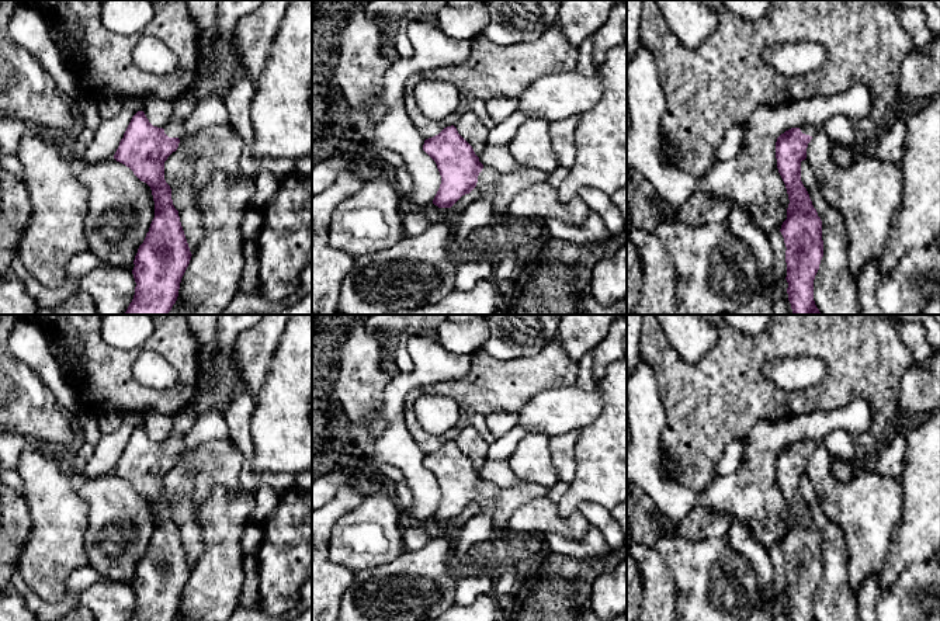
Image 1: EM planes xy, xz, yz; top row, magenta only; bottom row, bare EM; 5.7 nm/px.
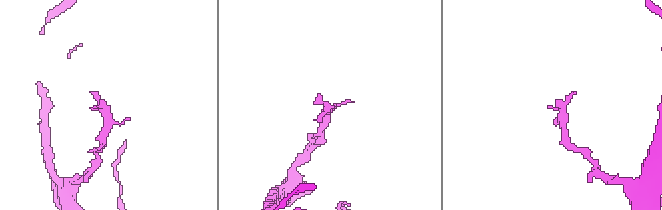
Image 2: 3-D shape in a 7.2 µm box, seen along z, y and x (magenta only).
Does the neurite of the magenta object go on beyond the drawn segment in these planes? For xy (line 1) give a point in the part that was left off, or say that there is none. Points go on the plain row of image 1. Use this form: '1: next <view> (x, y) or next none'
1: next xy (183, 422)

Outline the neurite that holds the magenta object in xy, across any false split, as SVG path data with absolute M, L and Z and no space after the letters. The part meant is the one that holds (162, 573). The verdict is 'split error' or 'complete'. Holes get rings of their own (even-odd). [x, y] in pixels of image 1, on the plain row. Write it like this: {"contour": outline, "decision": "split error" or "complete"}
{"contour": "M184 410L173 416L173 430L164 443L153 441L143 426L138 426L119 457L114 473L146 497L155 516L155 532L143 558L133 575L135 610L129 621L173 621L178 611L181 593L190 579L191 566L180 537L178 525L173 520L171 503L164 495L164 476L177 465L184 450L184 437L197 420L192 410Z", "decision": "split error"}

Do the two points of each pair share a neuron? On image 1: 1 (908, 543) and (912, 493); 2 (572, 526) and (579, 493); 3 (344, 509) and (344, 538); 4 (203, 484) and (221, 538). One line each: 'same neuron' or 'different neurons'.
1: same neuron
2: different neurons
3: different neurons
4: different neurons

